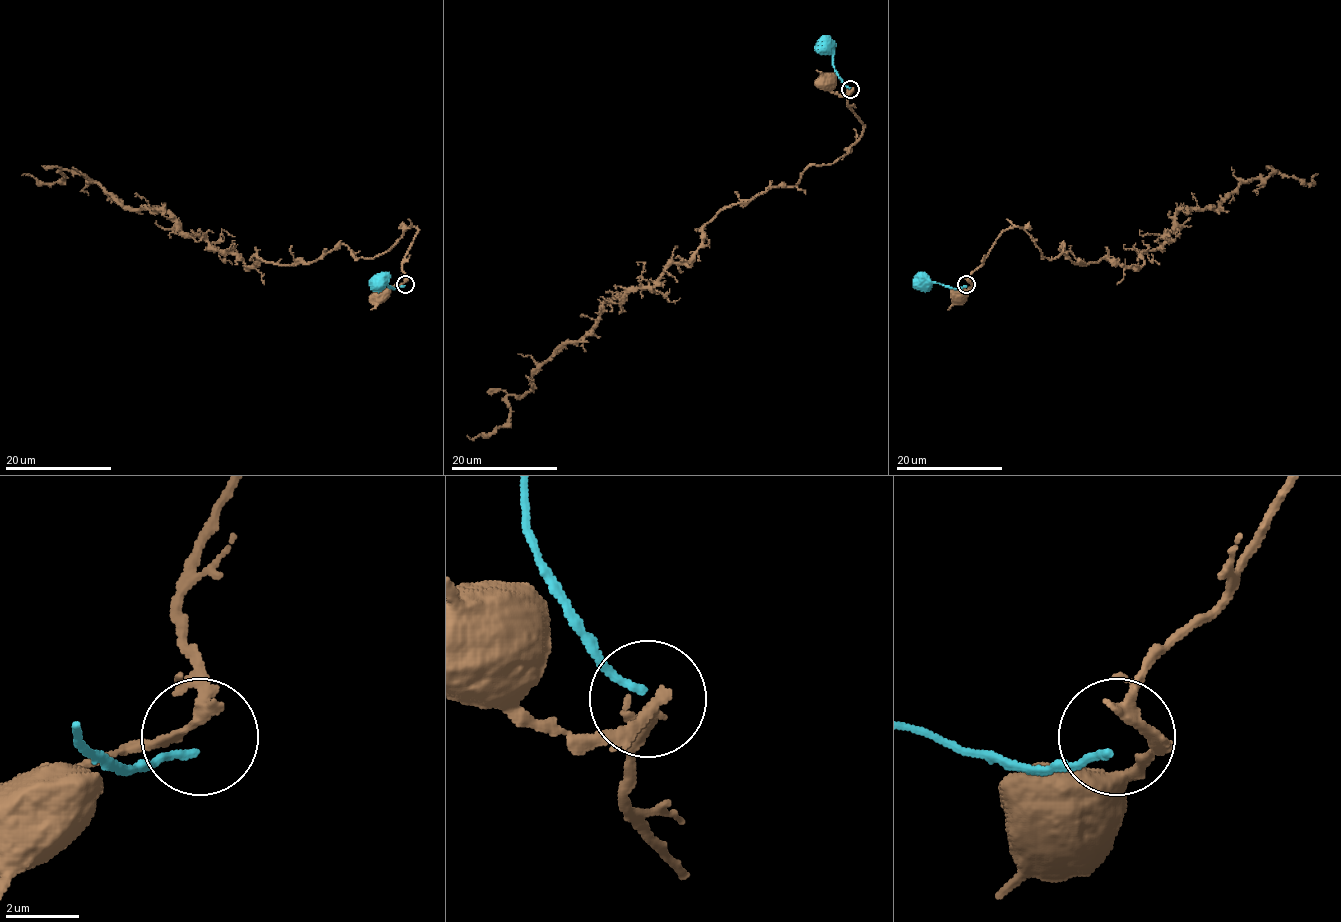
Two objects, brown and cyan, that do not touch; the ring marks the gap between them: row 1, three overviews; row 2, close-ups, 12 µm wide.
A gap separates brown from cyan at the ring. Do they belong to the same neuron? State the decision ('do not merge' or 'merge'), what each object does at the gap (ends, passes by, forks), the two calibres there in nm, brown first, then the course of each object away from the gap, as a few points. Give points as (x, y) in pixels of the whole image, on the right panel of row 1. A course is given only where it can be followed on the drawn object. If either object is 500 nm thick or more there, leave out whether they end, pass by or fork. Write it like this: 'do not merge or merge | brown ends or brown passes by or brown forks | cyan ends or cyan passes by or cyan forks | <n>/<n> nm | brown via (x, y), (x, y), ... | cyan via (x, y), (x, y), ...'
do not merge | brown passes by | cyan ends | 300/200 nm | brown via (967, 281), (1015, 227), (1042, 257), (1139, 267), (1181, 210), (1312, 175) | cyan via (966, 285), (961, 288), (924, 283), (914, 287)

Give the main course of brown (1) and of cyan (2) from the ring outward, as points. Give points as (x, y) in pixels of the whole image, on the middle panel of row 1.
1: (850, 90), (854, 143), (795, 186), (723, 207), (693, 262), (604, 303), (508, 395), (508, 420), (467, 435)
2: (849, 89), (834, 69), (832, 46), (821, 37)

